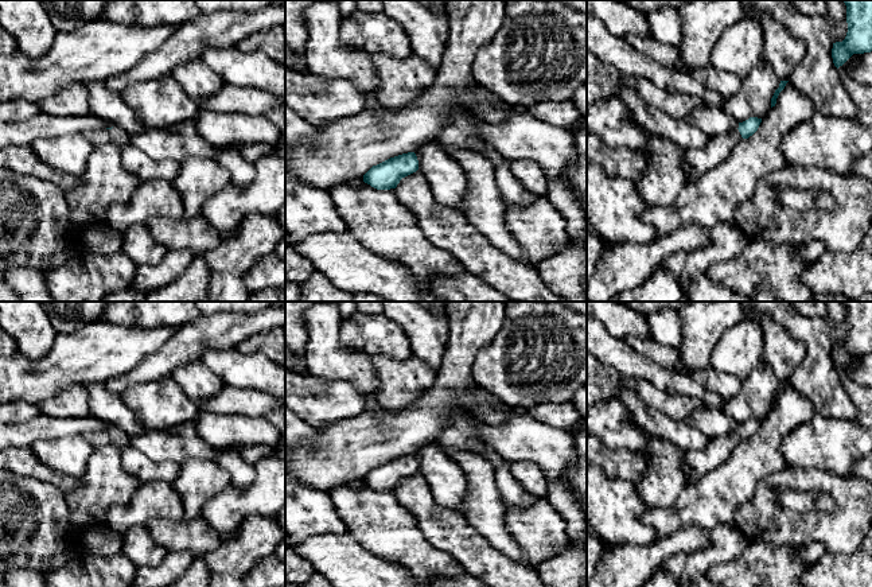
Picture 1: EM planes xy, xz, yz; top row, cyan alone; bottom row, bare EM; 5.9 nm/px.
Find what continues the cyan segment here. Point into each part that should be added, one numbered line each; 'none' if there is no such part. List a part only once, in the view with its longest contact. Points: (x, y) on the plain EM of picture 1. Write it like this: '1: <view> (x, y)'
1: yz (699, 462)

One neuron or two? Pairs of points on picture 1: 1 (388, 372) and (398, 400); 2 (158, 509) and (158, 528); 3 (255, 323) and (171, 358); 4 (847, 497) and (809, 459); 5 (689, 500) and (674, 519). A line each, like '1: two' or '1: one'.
1: one
2: two
3: one
4: two
5: one

